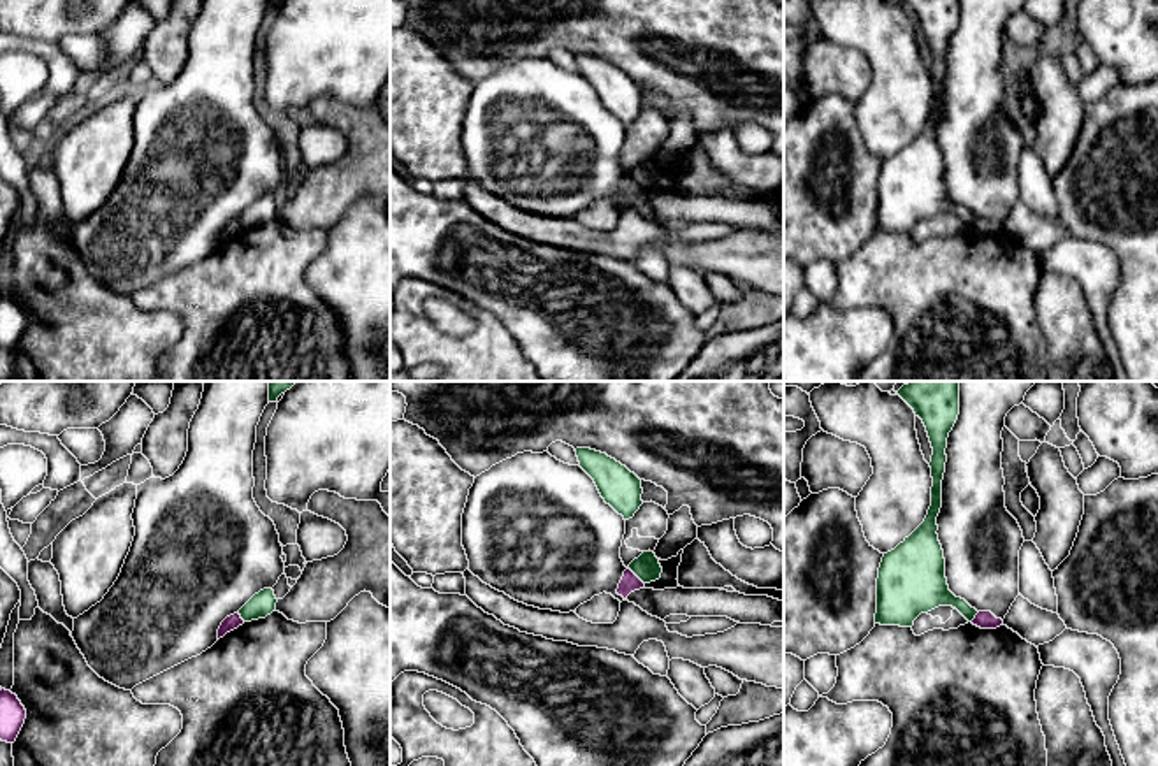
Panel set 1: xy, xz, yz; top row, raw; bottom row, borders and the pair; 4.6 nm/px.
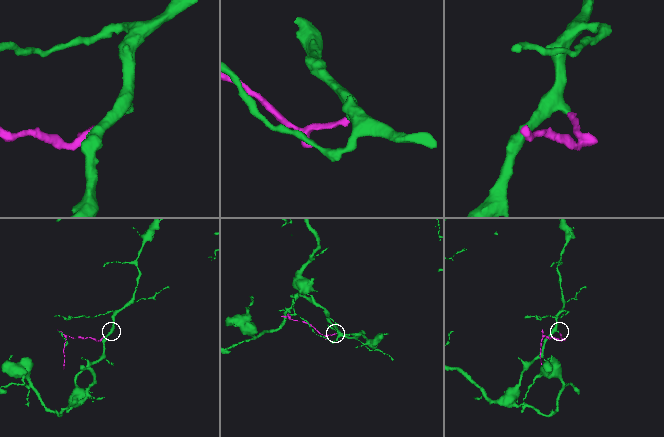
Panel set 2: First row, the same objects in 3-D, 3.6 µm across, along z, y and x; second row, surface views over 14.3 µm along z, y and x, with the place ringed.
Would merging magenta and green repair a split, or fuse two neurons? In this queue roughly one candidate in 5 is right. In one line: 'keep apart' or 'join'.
keep apart

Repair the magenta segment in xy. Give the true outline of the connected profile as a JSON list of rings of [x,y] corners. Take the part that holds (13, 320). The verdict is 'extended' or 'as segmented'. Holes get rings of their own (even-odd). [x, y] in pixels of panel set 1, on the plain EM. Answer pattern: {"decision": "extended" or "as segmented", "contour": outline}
{"decision": "as segmented", "contour": [[[0,297],[0,346],[14,350],[26,325],[26,316],[11,297]]]}

